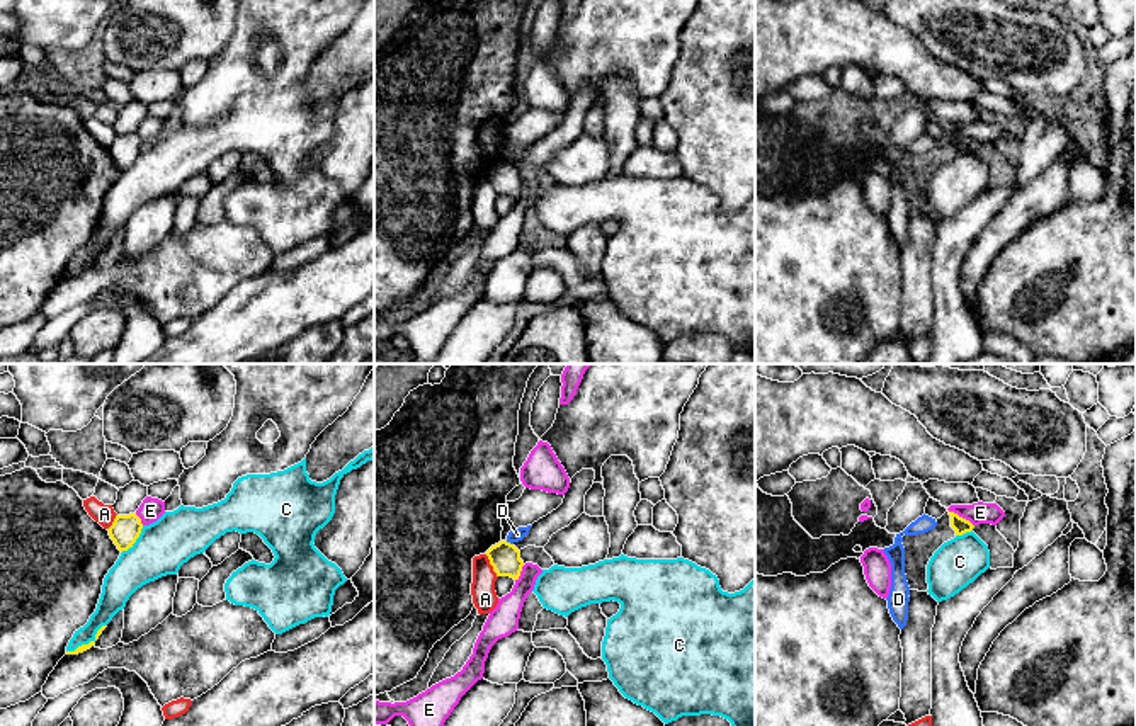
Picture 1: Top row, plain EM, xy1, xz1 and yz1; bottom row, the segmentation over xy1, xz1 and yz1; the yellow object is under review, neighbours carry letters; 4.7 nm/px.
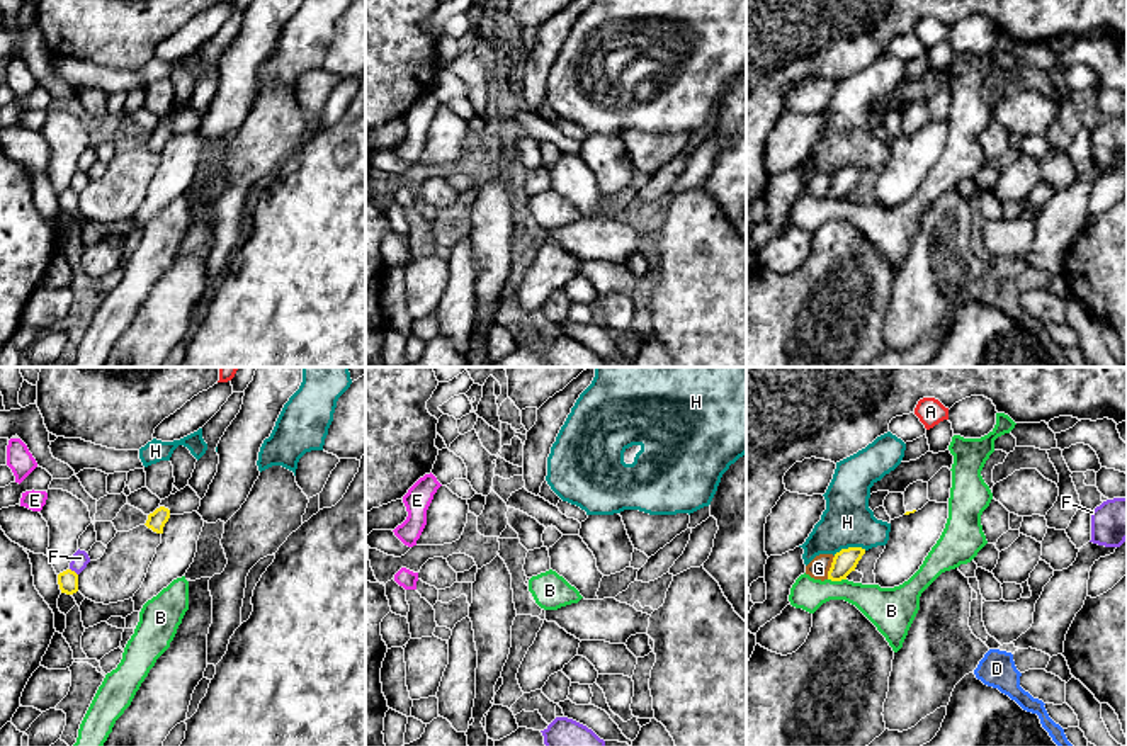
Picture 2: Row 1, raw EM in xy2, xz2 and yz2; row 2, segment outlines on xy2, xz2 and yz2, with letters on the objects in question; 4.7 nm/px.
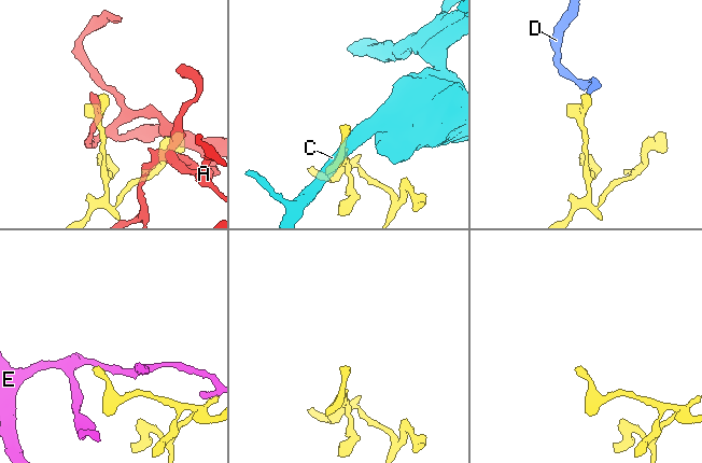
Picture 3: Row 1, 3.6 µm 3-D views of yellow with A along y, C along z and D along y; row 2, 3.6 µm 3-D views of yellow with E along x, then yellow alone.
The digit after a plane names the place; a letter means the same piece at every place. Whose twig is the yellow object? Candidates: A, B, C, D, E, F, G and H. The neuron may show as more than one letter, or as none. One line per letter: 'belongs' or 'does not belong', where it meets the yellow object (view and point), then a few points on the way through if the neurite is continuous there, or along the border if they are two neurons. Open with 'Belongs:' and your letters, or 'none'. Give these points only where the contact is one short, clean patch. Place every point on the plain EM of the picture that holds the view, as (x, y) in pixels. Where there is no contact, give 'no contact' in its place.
Belongs: none
A: does not belong; meets yellow in xz1 at (492, 184)
B: does not belong; meets yellow in yz2 at (837, 199)
C: does not belong; meets yellow in xy1 at (89, 262)
D: does not belong; meets yellow in xz1 at (509, 162); border along xz1 (505, 160), (512, 164)
E: does not belong; meets yellow in yz1 at (961, 136); border along yz1 (948, 128), (973, 145)
F: does not belong; meets yellow in xy2 at (73, 191); border along xy2 (70, 187), (77, 194)
G: does not belong; meets yellow in yz2 at (830, 187)
H: does not belong; meets yellow in yz2 at (849, 167)

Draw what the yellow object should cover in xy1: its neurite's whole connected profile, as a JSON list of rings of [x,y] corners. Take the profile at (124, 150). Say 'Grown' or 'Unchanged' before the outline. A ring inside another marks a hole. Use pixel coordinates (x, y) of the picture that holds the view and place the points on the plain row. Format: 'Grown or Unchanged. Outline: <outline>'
Unchanged. Outline: [[[136,133],[116,134],[112,145],[107,148],[117,168],[128,170],[133,167],[143,148],[141,138]]]

